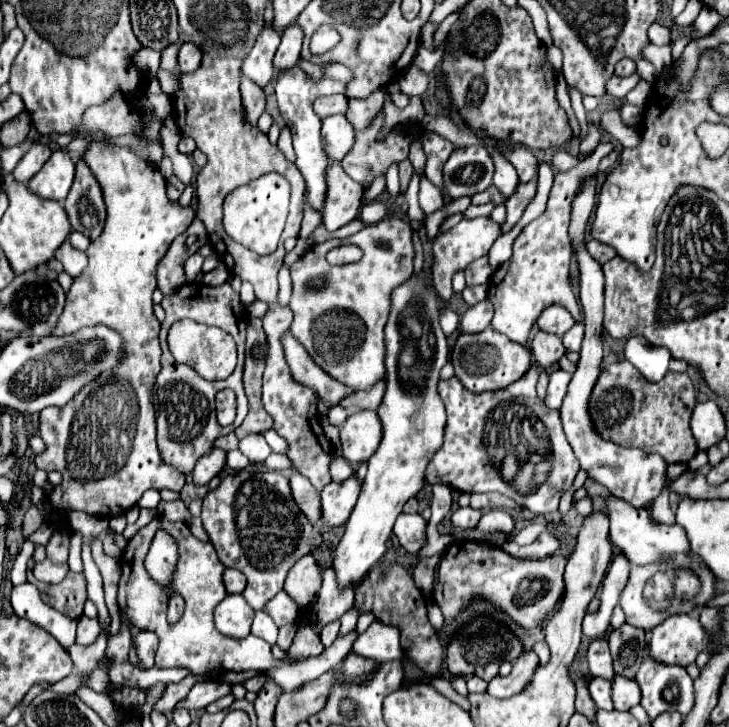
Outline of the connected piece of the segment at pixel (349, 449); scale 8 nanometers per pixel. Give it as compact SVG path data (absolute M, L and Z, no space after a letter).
M373 410L355 412L341 426L343 456L353 466L367 462L369 456L377 450L379 442L381 442L381 422L377 412Z

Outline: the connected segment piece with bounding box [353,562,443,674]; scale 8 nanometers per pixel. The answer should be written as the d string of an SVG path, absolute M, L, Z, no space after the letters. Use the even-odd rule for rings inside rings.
M393 562L387 570L383 570L381 564L375 566L369 572L369 576L365 576L365 580L361 580L361 584L357 584L357 588L355 588L353 608L359 614L371 612L379 622L395 626L401 634L401 648L403 648L405 656L415 666L419 666L423 672L437 674L443 664L443 648L441 648L435 628L427 620L425 606L427 606L427 600L425 600L423 592L415 586L411 572L401 562Z

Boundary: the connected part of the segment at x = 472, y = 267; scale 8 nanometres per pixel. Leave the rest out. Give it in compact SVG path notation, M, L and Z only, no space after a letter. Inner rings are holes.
M487 256L477 258L475 262L471 262L471 264L465 268L467 286L479 286L479 284L487 286L489 280L491 280L491 274L493 274L493 270L491 270L491 266L489 266L489 262L487 262Z

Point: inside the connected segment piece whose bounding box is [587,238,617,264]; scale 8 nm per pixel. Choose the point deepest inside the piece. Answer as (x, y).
(602, 252)

